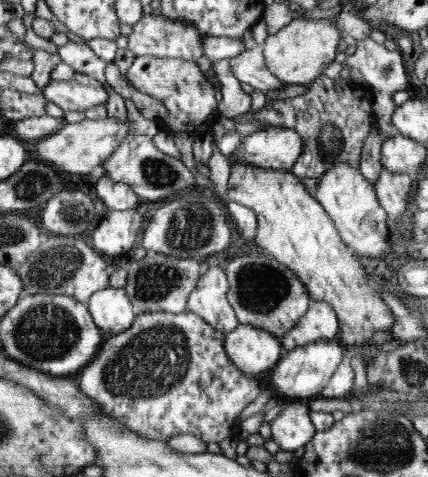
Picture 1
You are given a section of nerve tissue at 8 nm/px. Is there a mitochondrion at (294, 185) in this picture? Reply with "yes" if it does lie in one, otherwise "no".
no

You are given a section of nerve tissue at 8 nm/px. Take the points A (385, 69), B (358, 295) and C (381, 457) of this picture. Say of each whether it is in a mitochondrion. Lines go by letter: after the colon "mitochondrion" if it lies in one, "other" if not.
A: mitochondrion
B: other
C: mitochondrion

